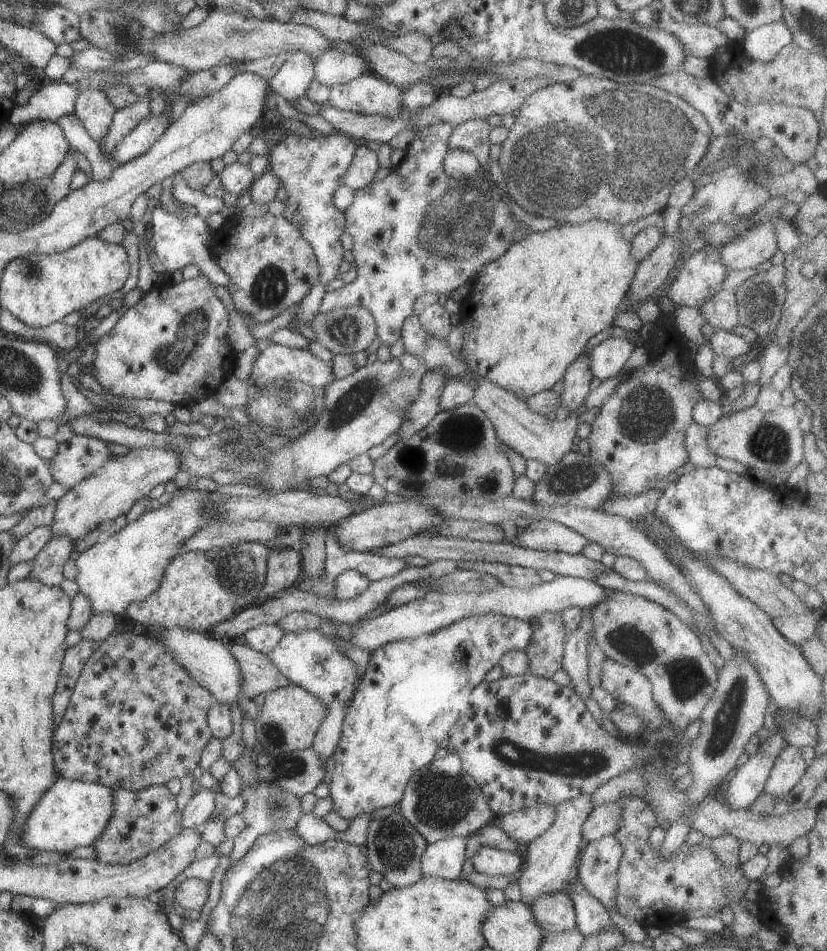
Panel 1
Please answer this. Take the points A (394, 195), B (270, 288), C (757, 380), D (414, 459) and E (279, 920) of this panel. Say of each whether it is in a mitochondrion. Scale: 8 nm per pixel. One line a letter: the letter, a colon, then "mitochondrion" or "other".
A: other
B: mitochondrion
C: other
D: mitochondrion
E: mitochondrion

